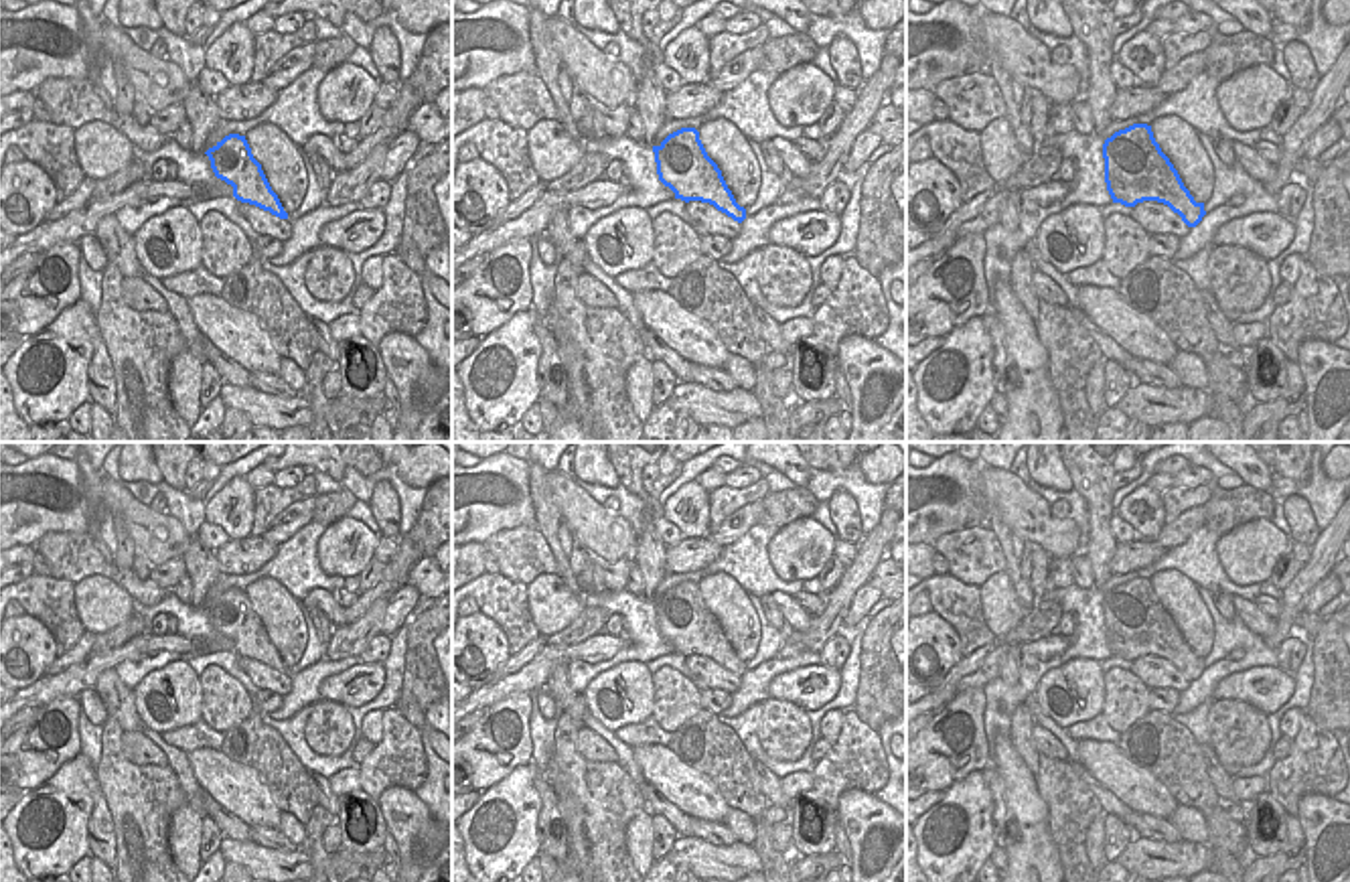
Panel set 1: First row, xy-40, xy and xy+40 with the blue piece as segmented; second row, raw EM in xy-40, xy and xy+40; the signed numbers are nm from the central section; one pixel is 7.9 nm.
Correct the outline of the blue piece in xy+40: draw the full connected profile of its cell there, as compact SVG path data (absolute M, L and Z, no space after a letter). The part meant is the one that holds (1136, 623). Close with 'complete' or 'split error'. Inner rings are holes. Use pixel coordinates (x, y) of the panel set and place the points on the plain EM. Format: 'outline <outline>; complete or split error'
outline M1133 578L1115 586L1103 598L1105 637L1113 657L1135 661L1143 655L1168 659L1188 681L1206 669L1184 641L1178 624L1161 606L1151 580Z; complete

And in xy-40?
outline M229 588L205 606L217 633L233 641L233 651L255 659L280 673L288 673L278 649L272 645L261 618L253 612L245 590Z; complete

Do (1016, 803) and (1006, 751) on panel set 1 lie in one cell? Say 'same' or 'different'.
same

